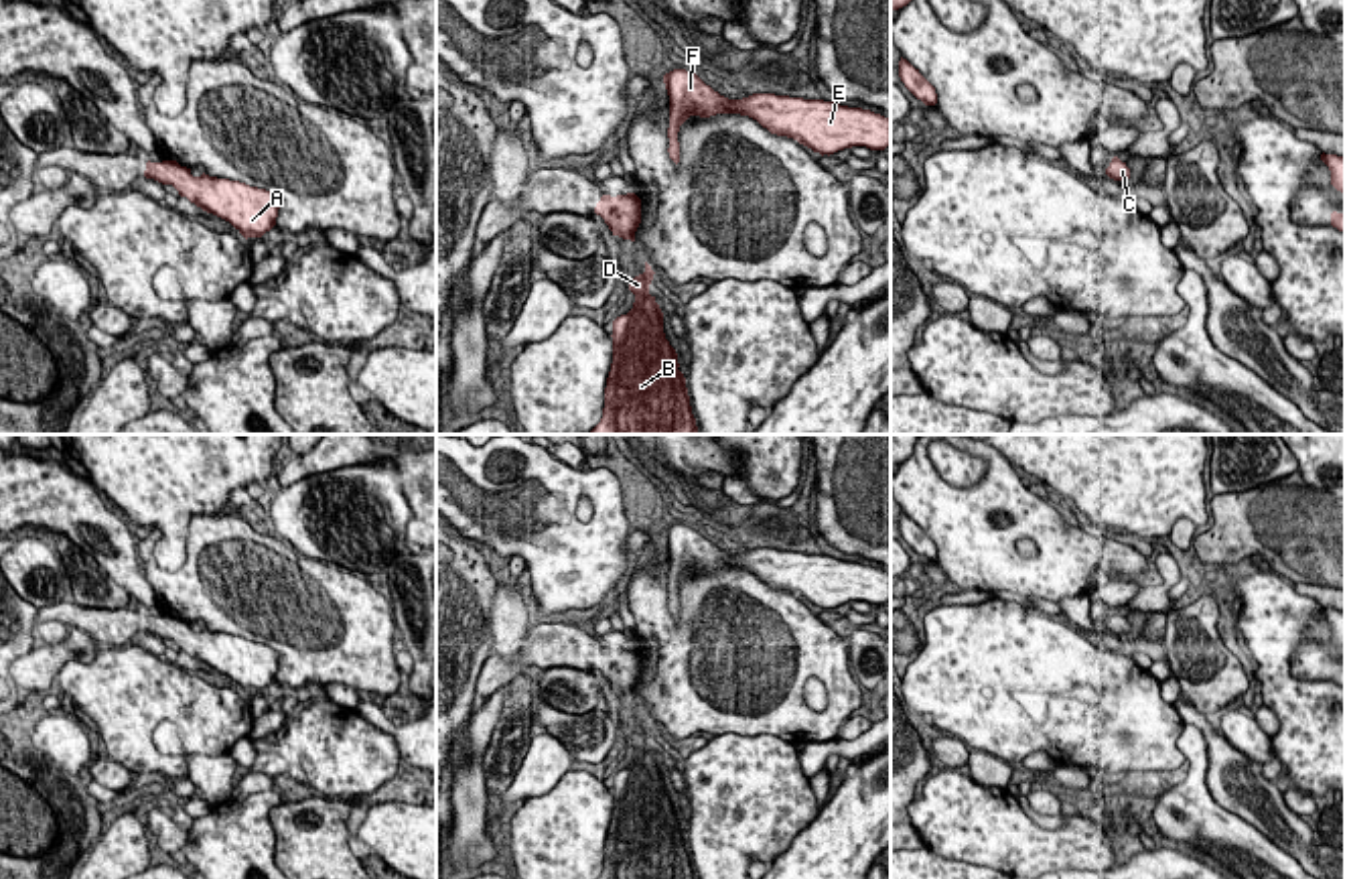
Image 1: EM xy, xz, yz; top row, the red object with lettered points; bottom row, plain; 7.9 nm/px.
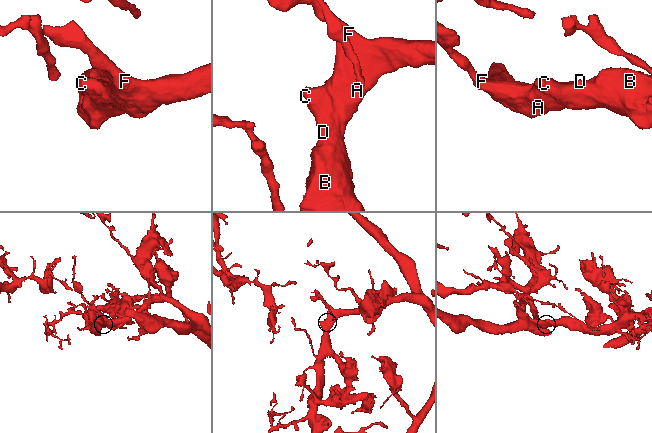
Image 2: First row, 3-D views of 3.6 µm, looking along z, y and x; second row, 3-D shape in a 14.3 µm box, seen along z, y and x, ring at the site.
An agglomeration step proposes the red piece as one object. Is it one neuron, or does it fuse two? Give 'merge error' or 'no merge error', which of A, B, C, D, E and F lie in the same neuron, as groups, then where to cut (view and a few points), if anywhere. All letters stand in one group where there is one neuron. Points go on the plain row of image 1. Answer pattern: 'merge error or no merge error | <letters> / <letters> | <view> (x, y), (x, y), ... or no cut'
no merge error | A B C D E F | no cut

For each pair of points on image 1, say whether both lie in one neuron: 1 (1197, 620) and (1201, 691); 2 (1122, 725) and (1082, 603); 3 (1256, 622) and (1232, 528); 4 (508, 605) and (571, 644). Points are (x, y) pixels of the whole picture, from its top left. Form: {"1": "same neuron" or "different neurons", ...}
{"1": "same neuron", "2": "different neurons", "3": "different neurons", "4": "different neurons"}

